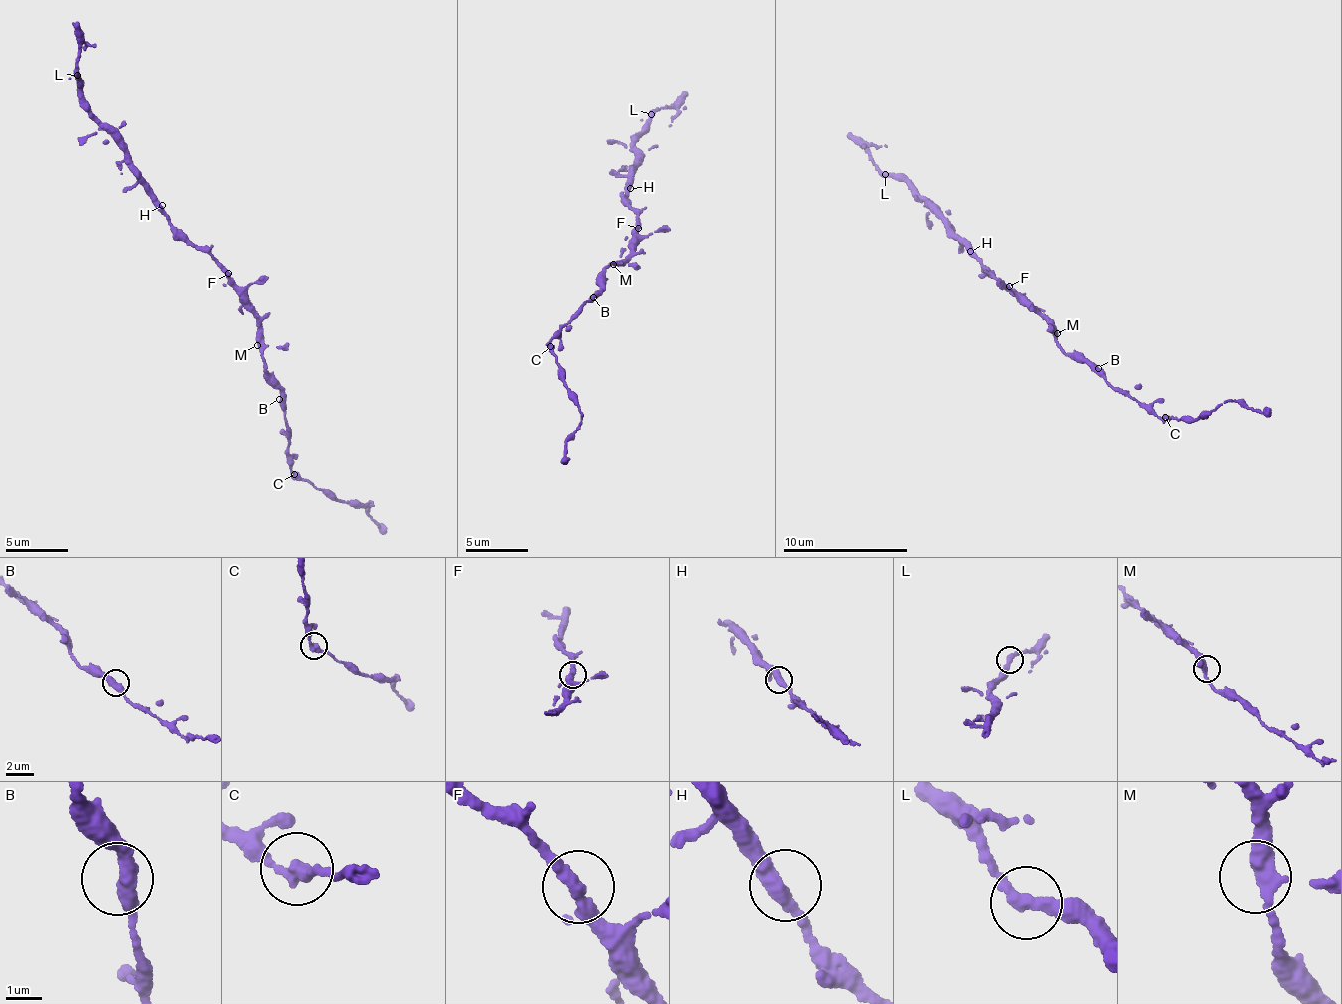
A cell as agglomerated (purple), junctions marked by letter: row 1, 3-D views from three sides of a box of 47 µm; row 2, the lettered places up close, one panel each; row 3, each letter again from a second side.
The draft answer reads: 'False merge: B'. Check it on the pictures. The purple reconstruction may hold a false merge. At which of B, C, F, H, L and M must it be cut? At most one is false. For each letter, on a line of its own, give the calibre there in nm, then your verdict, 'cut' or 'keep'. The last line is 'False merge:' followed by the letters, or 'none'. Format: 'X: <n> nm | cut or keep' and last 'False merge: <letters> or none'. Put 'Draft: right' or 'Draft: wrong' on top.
Draft: wrong
B: 400 nm | keep
C: 320 nm | keep
F: 280 nm | keep
H: 360 nm | keep
L: 340 nm | keep
M: 360 nm | keep
False merge: none

